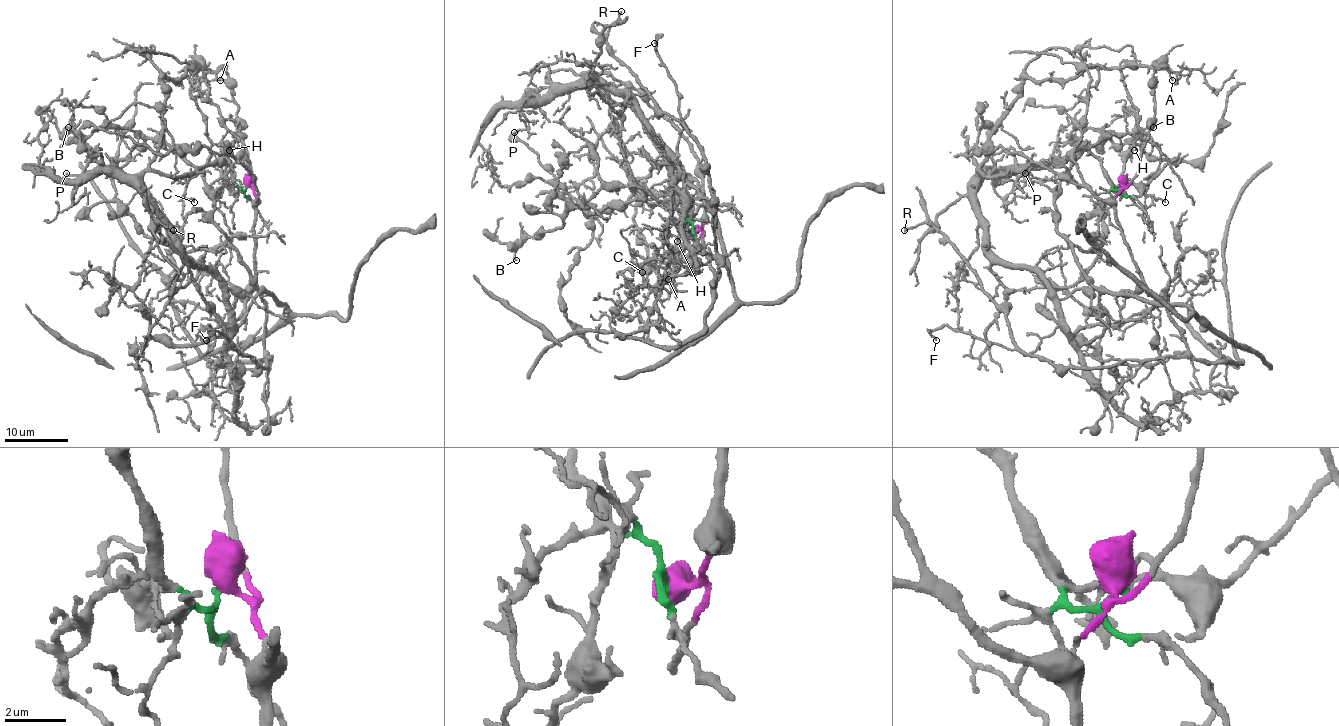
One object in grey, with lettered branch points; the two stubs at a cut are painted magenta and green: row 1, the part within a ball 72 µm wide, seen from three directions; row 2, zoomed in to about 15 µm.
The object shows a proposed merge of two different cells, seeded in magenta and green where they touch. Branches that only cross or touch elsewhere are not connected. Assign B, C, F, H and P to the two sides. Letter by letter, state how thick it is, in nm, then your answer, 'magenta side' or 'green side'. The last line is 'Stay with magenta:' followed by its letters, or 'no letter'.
B: calibre 140 nm; green side
C: calibre 140 nm; green side
F: calibre 170 nm; magenta side
H: calibre 110 nm; green side
P: calibre 130 nm; green side
Stay with magenta: F

